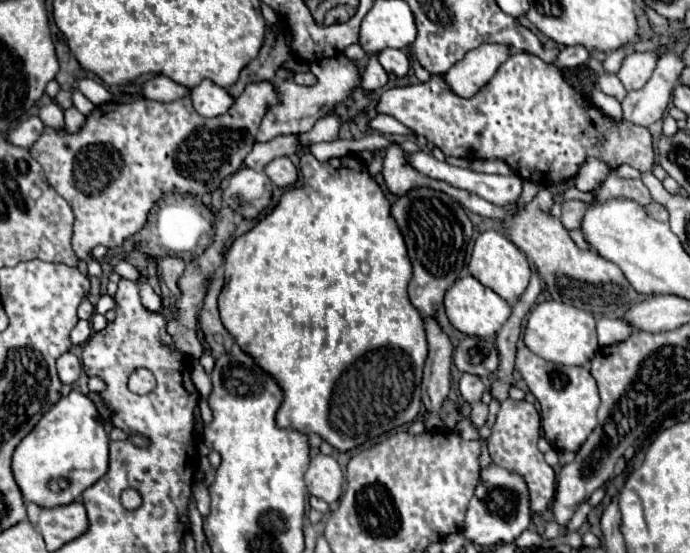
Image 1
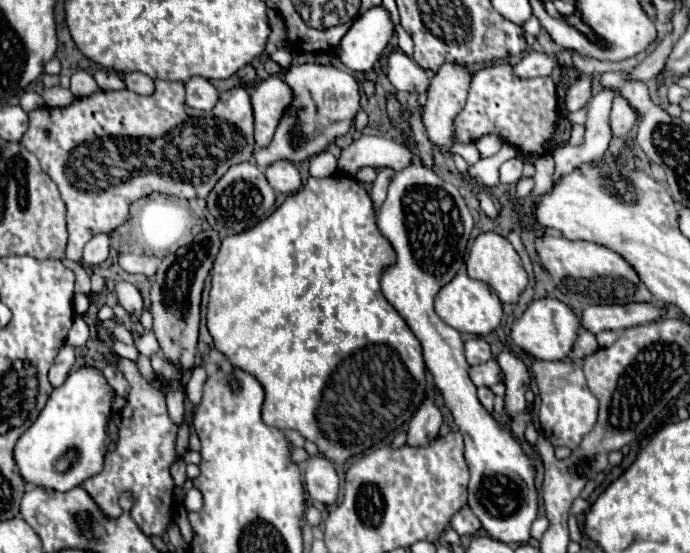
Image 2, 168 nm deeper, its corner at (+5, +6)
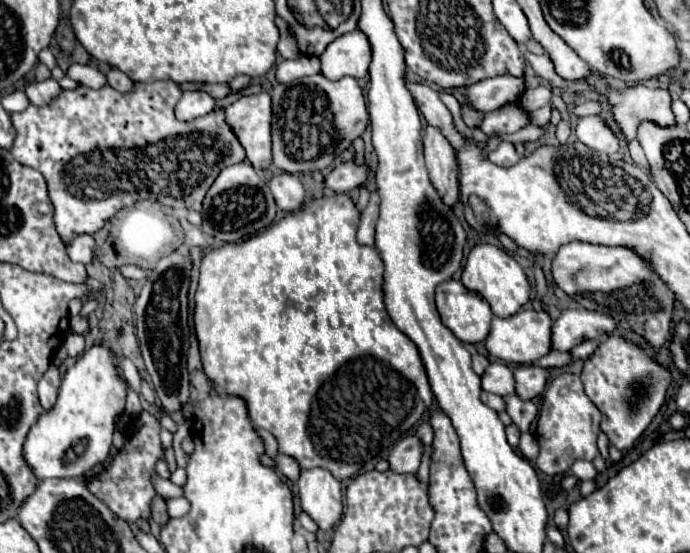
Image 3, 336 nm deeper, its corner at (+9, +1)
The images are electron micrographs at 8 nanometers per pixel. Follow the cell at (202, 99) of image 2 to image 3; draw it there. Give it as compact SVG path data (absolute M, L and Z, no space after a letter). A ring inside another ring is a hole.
M185 91L175 107L175 117L179 121L193 121L215 109L215 99L205 91Z

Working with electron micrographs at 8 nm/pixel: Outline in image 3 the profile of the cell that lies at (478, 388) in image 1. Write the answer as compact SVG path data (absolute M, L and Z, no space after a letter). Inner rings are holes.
M493 361L481 375L481 389L495 395L511 395L513 393L511 369L501 361Z

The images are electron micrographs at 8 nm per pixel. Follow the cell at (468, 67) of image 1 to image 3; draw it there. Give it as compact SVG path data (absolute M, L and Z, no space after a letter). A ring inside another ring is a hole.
M427 125L423 131L423 147L425 165L429 169L429 179L433 181L433 187L441 193L447 205L453 205L459 195L457 149L449 143L441 129L433 125Z

